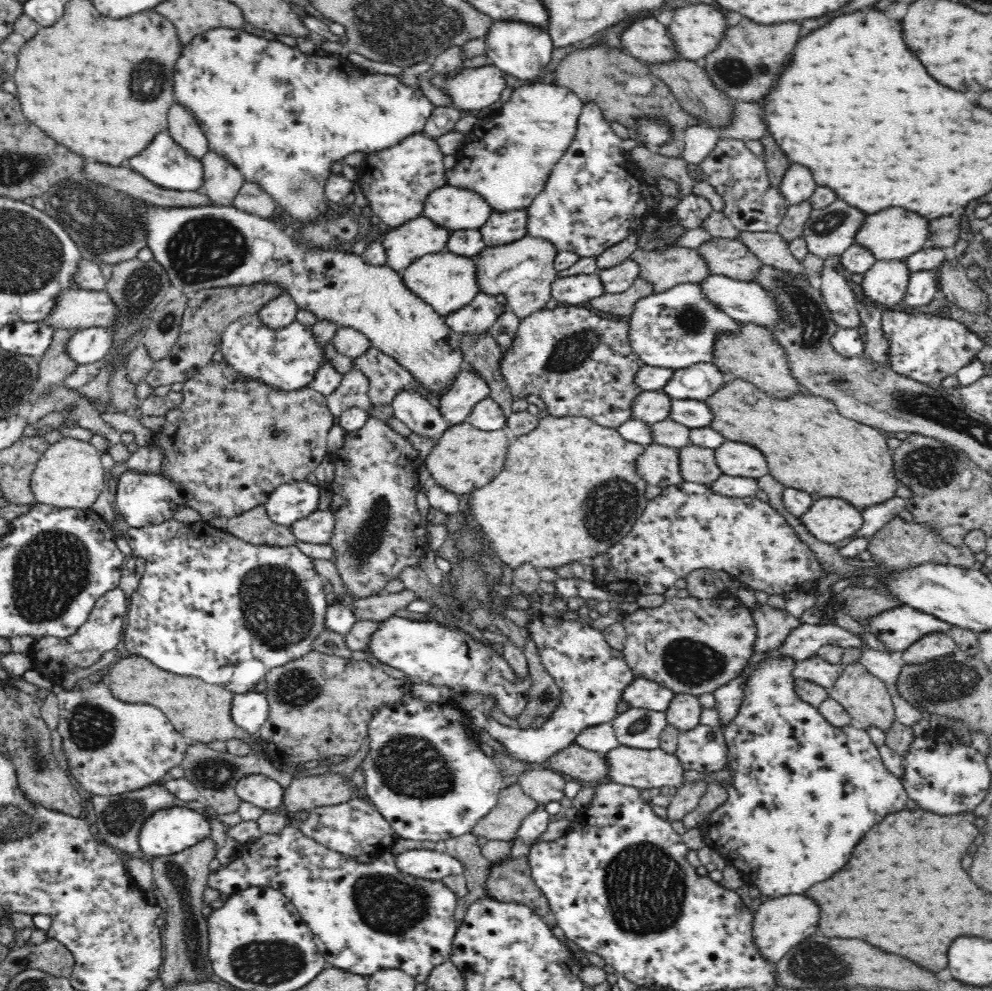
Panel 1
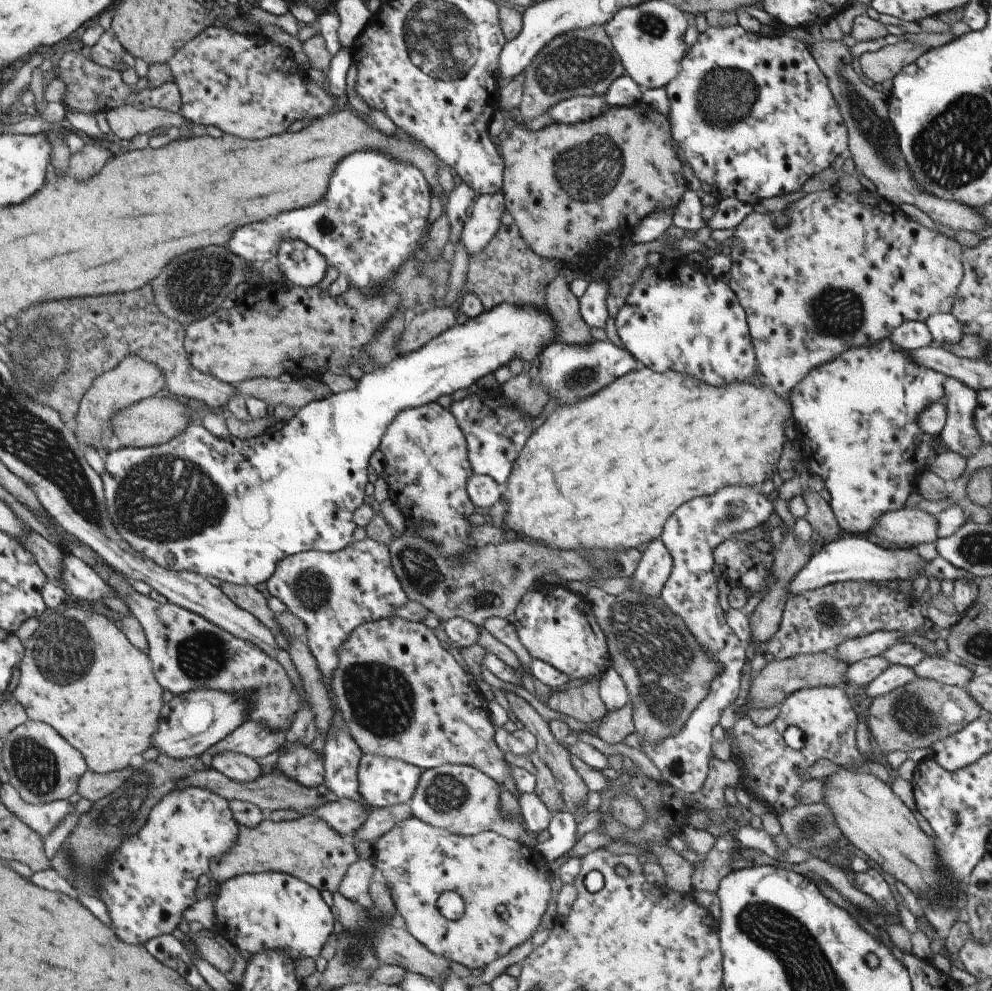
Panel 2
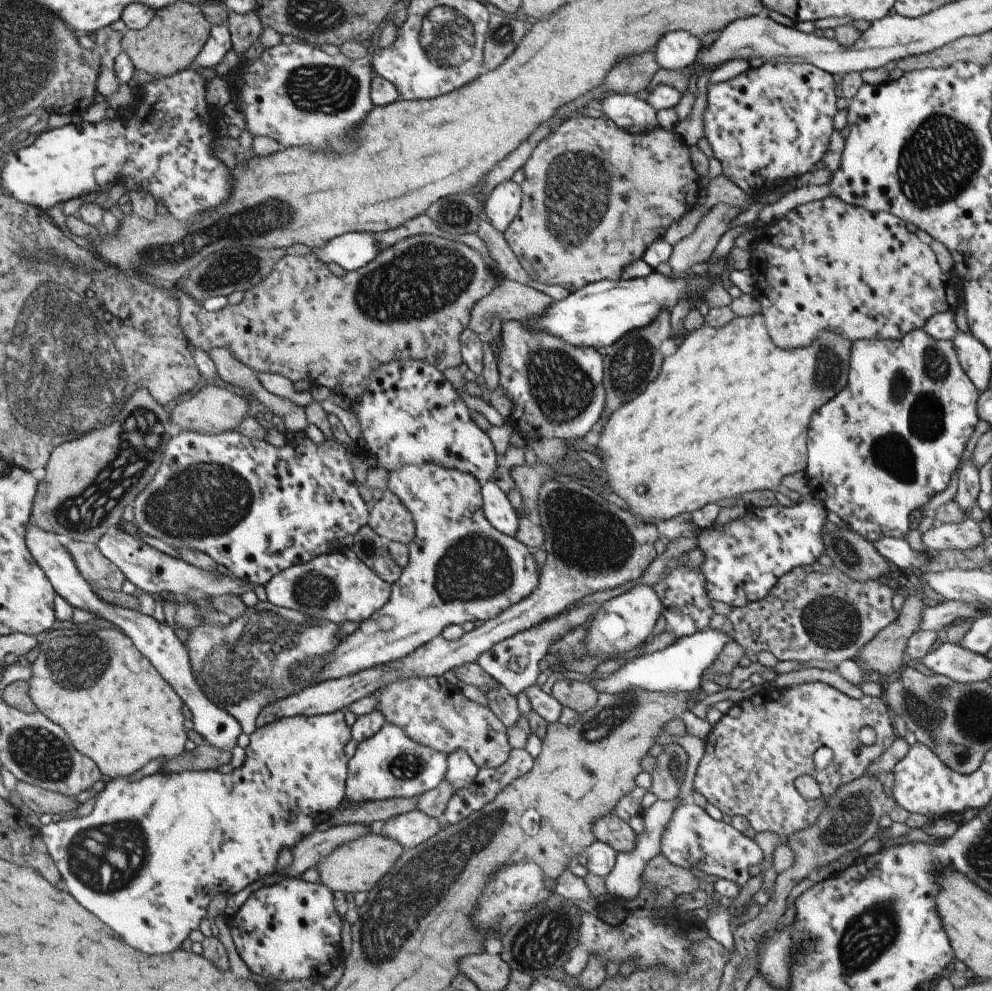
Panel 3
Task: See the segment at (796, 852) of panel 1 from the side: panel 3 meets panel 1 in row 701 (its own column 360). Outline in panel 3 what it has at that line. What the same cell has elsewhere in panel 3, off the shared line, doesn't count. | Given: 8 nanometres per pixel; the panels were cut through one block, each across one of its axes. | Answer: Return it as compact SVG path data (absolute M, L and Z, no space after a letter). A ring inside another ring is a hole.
M385 723L370 738L358 743L355 754L348 760L348 772L345 788L346 804L366 804L369 802L383 801L388 799L412 798L420 796L442 782L446 774L448 754L436 752L434 748L428 748L424 744L418 744L410 740L410 736L398 726L398 724Z

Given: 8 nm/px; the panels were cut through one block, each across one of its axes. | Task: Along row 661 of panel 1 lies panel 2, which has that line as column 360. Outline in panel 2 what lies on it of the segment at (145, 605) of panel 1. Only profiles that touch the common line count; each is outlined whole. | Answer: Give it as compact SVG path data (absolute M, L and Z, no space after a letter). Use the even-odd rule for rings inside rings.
M363 149L347 155L336 164L327 185L326 195L319 202L282 212L266 222L237 227L224 246L230 253L261 265L276 257L277 244L282 239L299 239L324 257L328 267L336 268L340 274L345 274L351 288L370 295L379 285L390 283L405 263L419 252L424 234L429 228L431 196L432 188L415 165L392 155L388 156L380 149Z

